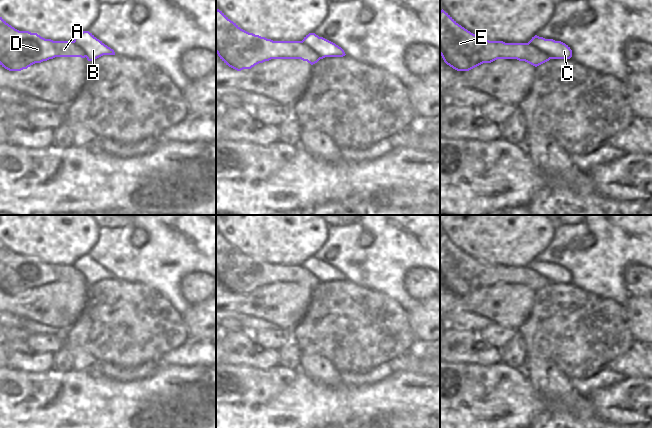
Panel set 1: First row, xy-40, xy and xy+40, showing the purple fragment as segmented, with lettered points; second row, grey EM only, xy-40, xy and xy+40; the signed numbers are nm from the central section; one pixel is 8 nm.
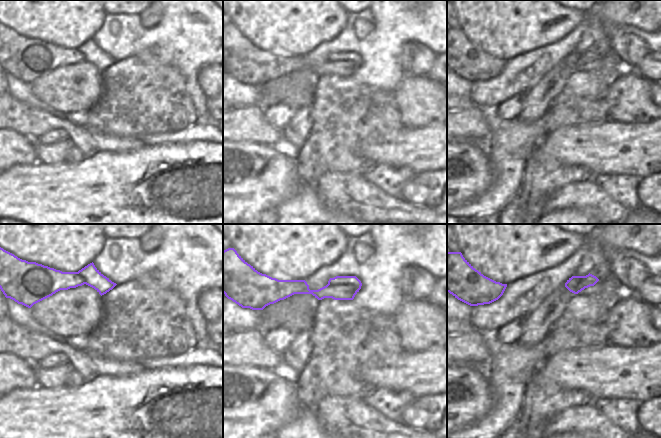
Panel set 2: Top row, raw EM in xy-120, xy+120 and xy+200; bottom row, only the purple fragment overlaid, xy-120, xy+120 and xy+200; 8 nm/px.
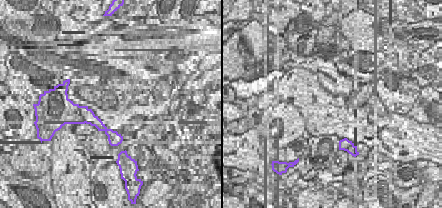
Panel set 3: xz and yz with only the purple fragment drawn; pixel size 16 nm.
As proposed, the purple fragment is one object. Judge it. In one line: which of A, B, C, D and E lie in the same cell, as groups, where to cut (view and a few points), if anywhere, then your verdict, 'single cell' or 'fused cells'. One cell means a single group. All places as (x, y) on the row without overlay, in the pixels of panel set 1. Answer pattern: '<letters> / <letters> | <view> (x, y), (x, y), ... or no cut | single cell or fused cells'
A B C D E | no cut | single cell

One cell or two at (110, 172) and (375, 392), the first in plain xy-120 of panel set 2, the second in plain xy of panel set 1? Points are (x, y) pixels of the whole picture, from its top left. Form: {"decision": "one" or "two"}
{"decision": "one"}

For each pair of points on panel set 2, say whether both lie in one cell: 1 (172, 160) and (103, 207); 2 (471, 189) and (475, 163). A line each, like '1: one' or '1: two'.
1: one
2: one

